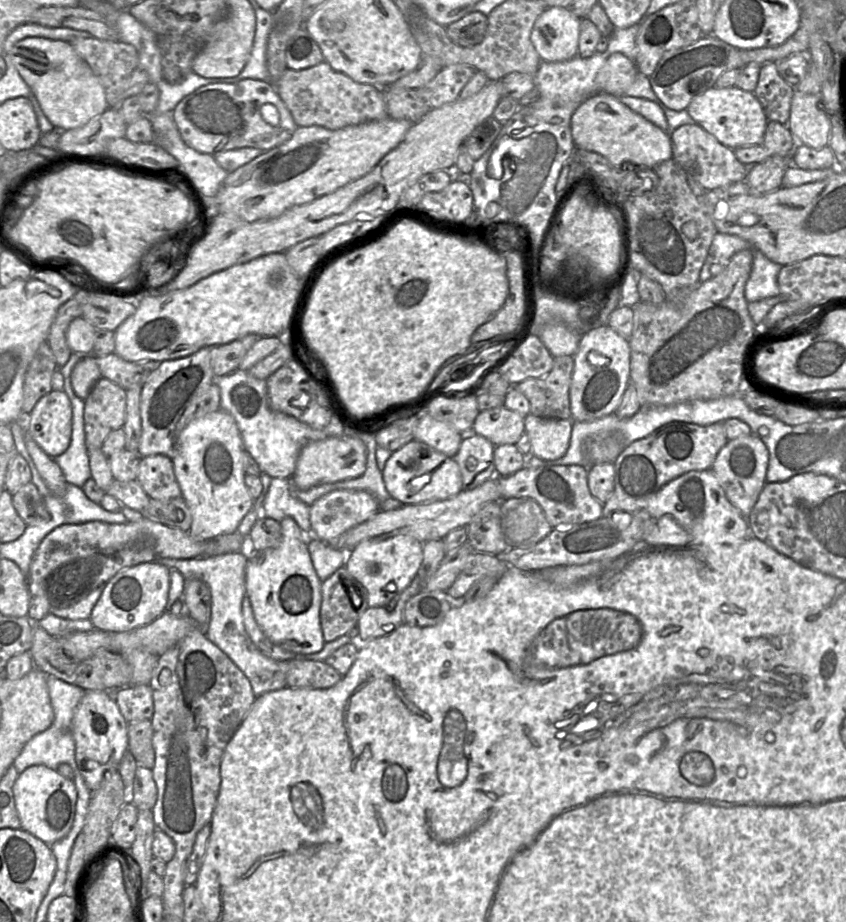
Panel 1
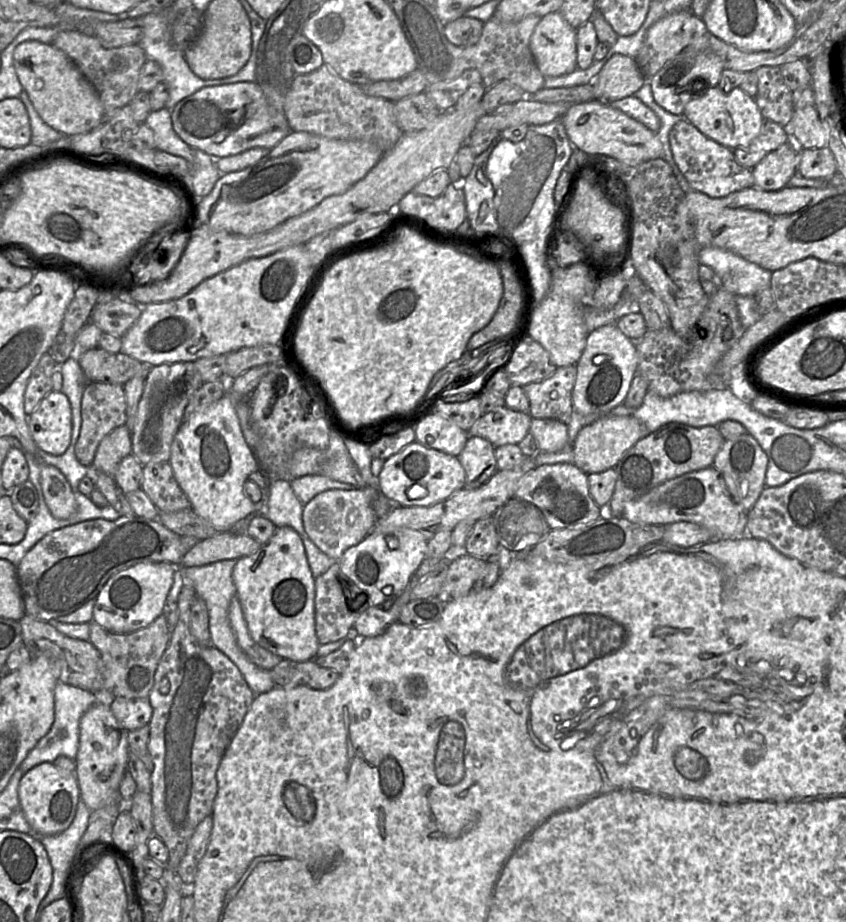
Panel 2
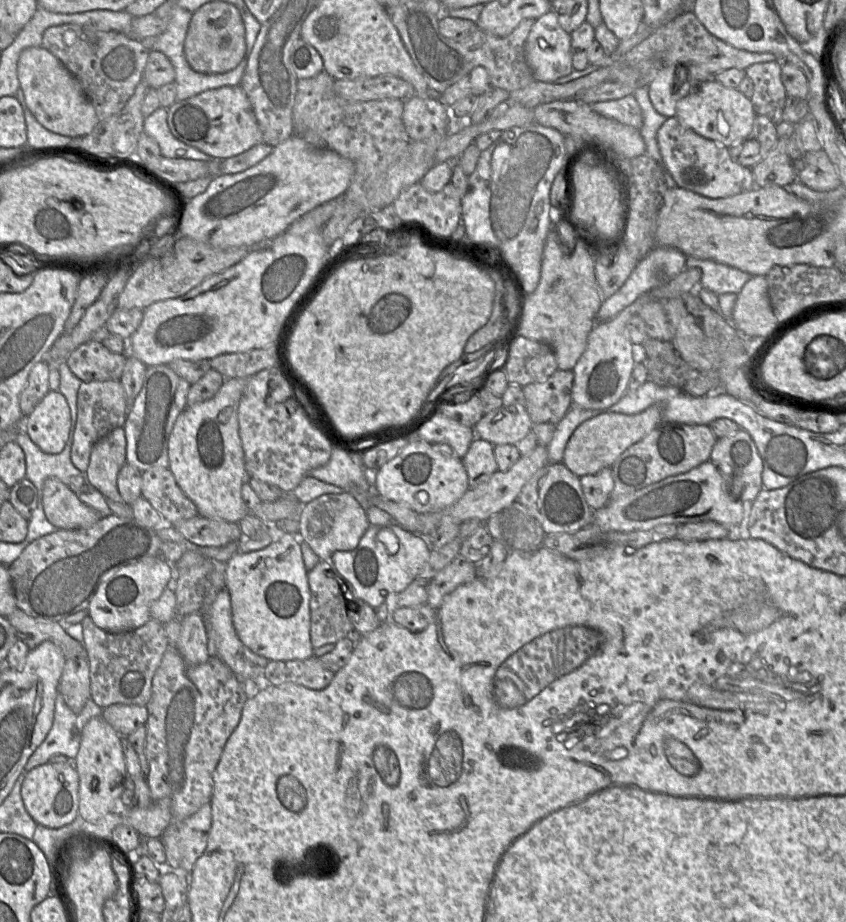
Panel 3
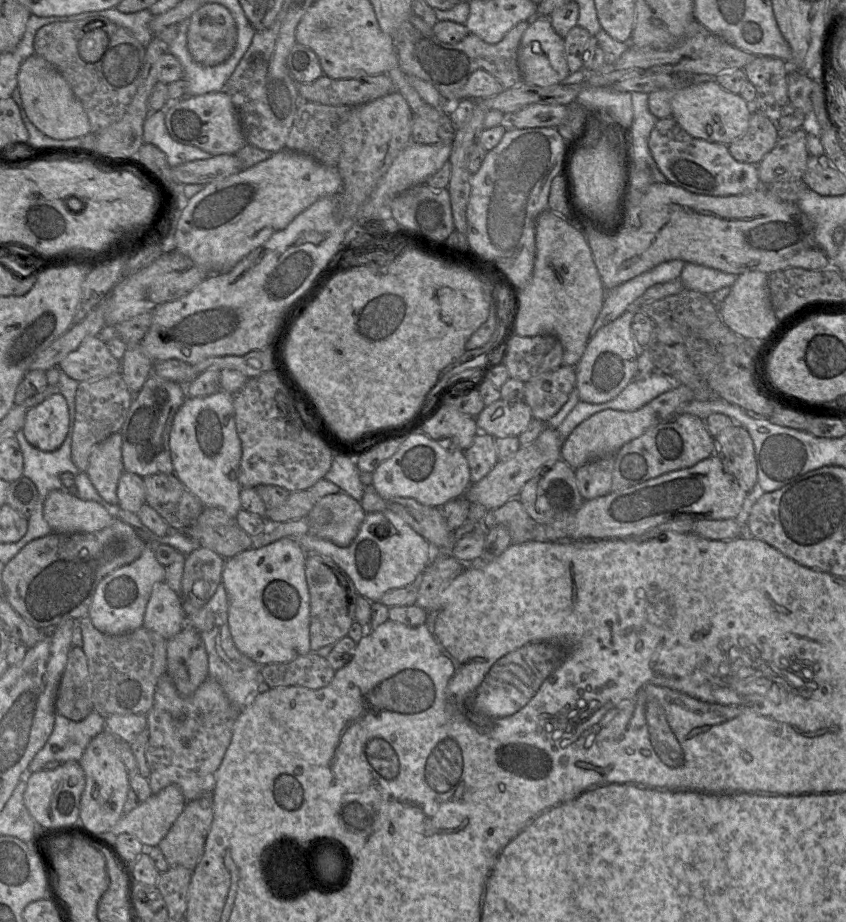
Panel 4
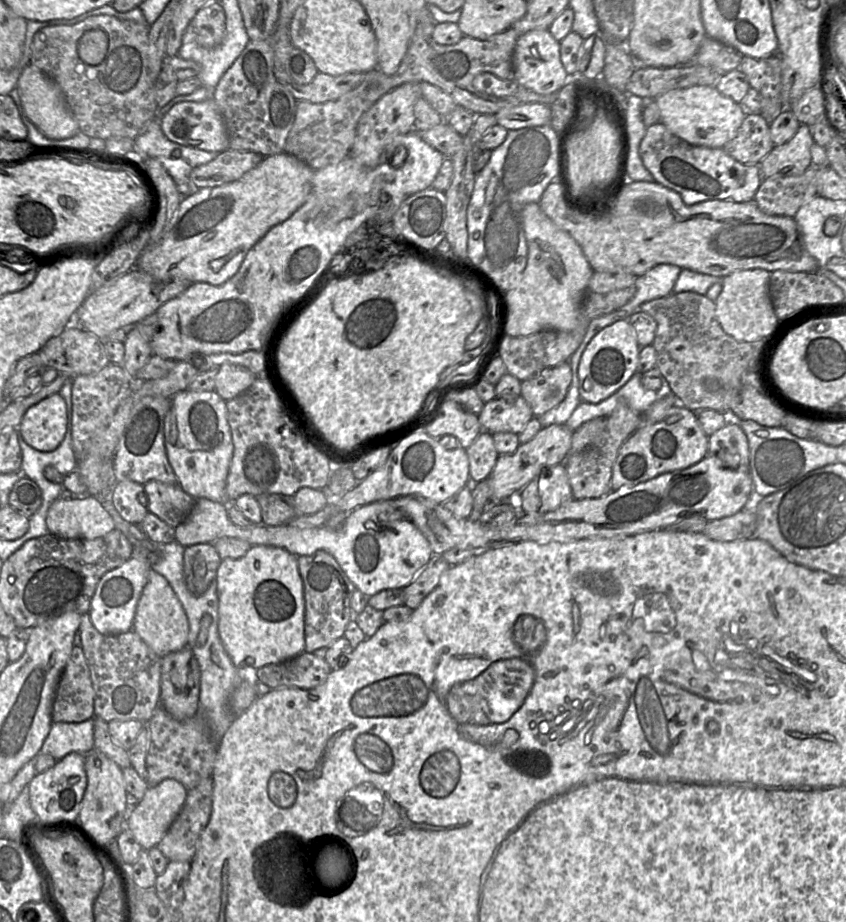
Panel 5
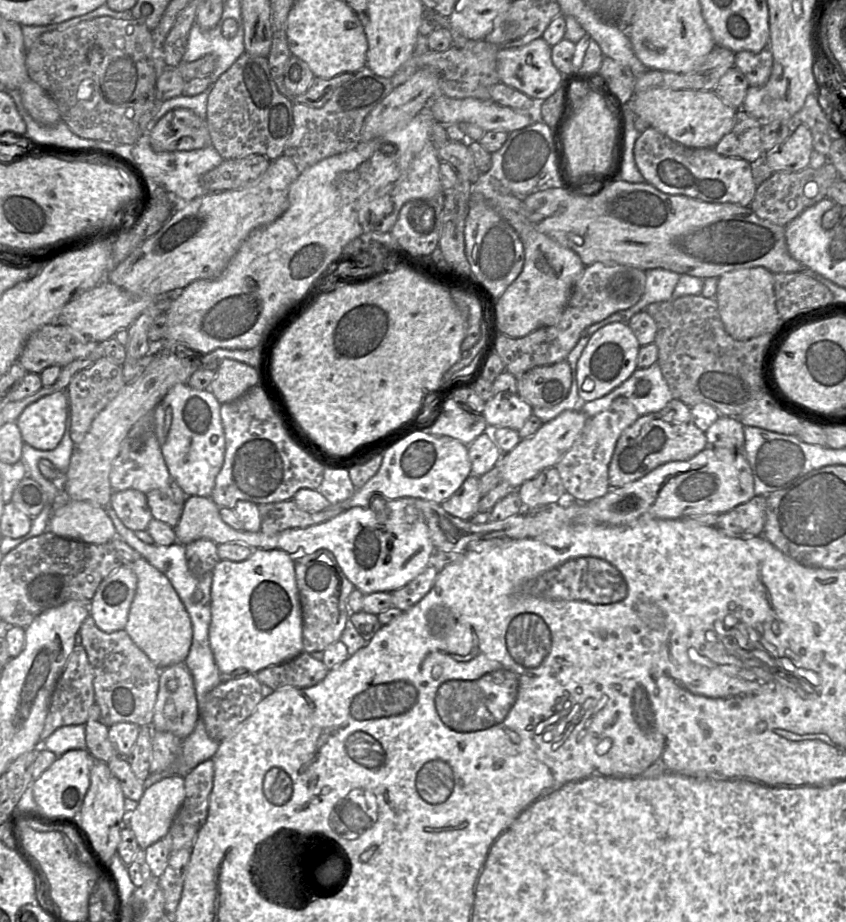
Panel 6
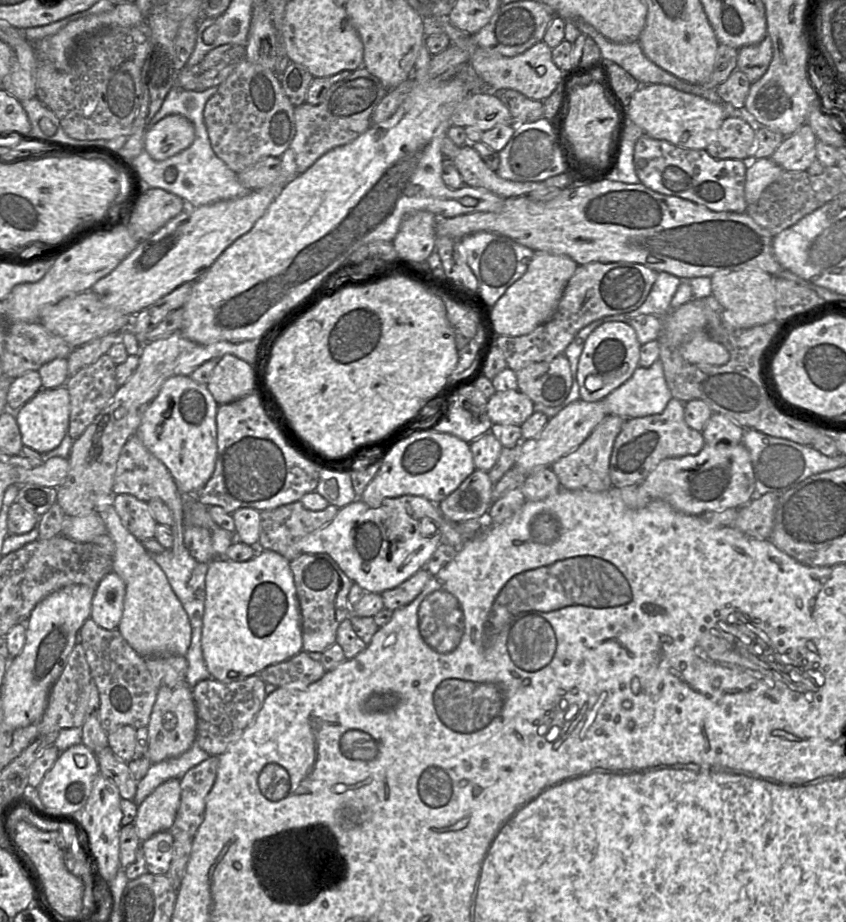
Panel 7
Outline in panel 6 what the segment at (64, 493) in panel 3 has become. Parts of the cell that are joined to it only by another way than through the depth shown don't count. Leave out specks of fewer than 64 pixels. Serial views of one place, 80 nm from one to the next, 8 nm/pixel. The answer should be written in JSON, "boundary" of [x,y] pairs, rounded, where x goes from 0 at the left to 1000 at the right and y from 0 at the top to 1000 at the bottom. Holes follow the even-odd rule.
{"boundary":[[[83,542],[61,556],[57,575],[67,581],[106,590],[123,590],[137,582],[123,550]]]}

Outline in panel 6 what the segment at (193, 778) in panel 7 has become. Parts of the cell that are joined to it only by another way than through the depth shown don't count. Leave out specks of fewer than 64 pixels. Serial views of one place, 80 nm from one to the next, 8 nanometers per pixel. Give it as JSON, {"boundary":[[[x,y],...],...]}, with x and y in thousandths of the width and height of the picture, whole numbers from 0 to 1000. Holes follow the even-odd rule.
{"boundary":[[[251,823],[238,826],[217,843],[219,867],[199,902],[191,909],[201,924],[227,921],[232,907],[246,884],[252,845]]]}

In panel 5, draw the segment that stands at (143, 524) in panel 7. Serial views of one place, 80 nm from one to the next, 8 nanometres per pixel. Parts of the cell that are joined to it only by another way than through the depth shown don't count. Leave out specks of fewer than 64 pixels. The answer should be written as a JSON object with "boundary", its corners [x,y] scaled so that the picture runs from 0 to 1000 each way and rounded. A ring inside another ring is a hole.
{"boundary":[[[139,522],[132,531],[131,543],[144,563],[154,568],[167,568],[175,556],[170,527],[158,522]]]}

